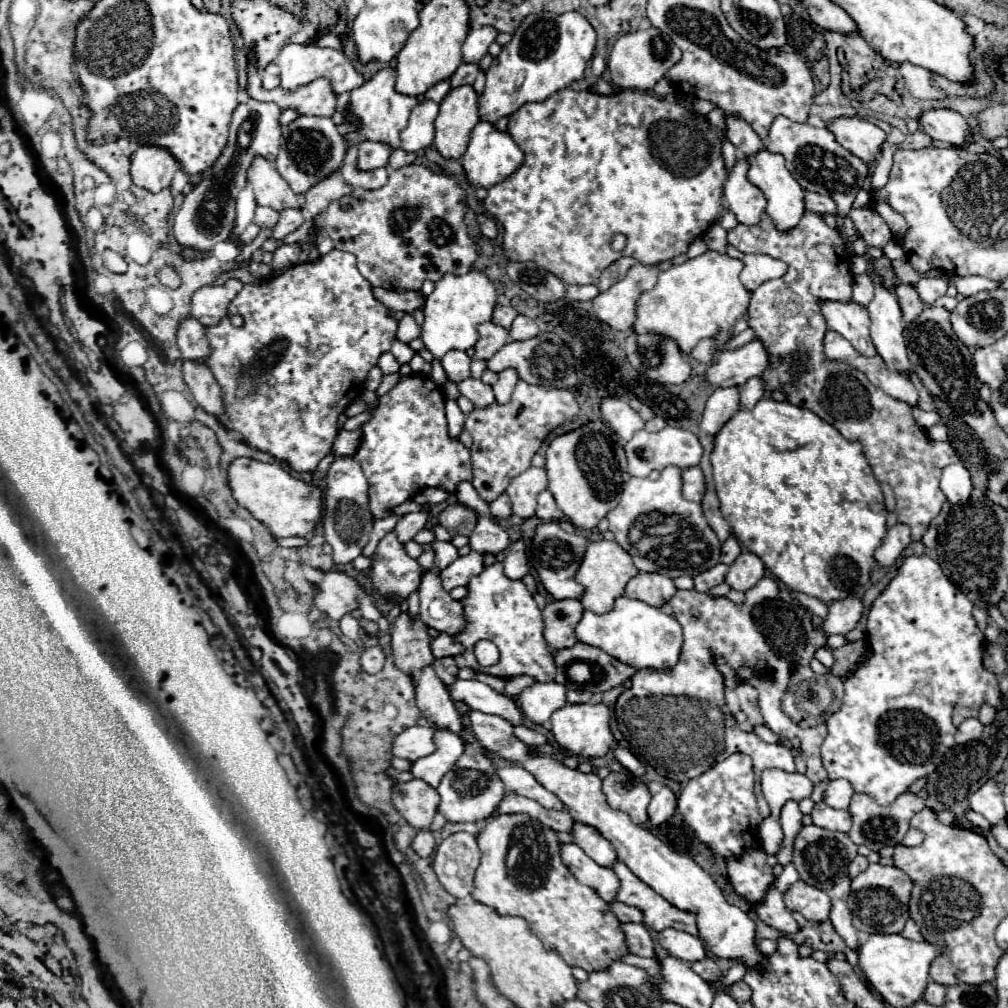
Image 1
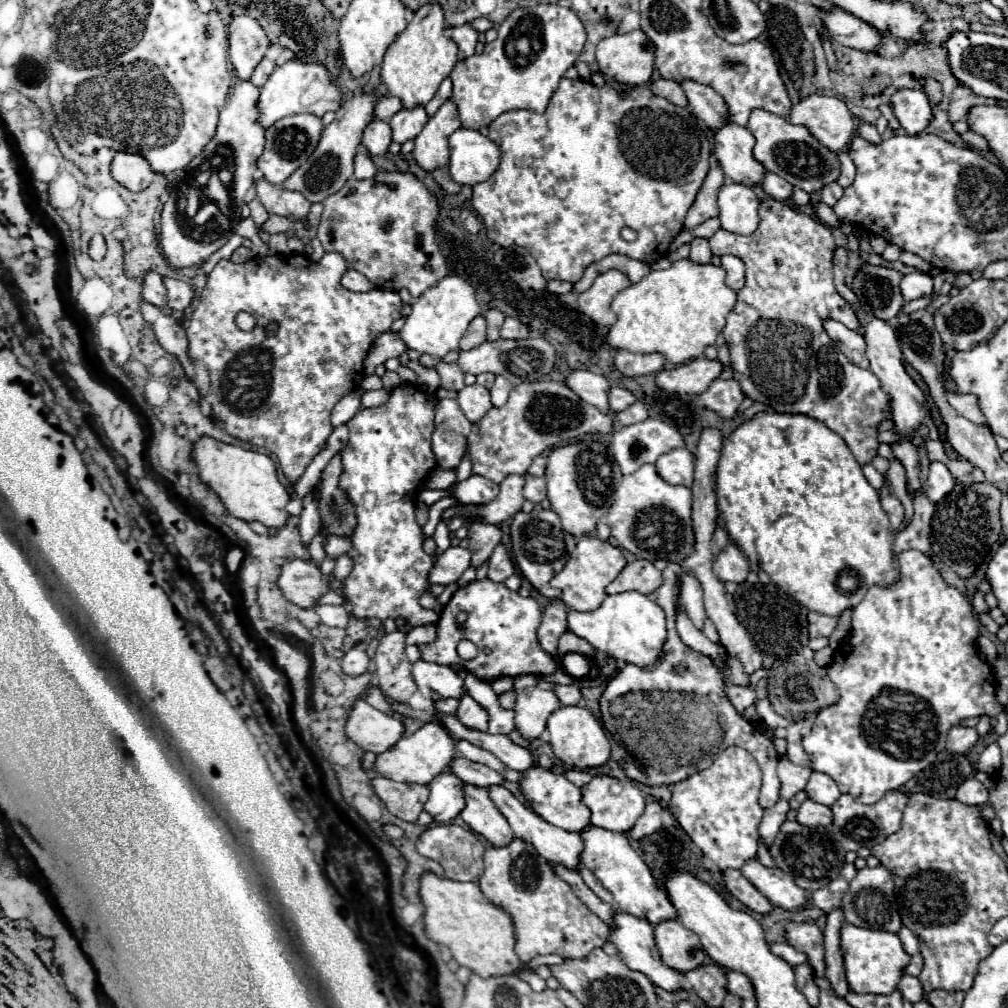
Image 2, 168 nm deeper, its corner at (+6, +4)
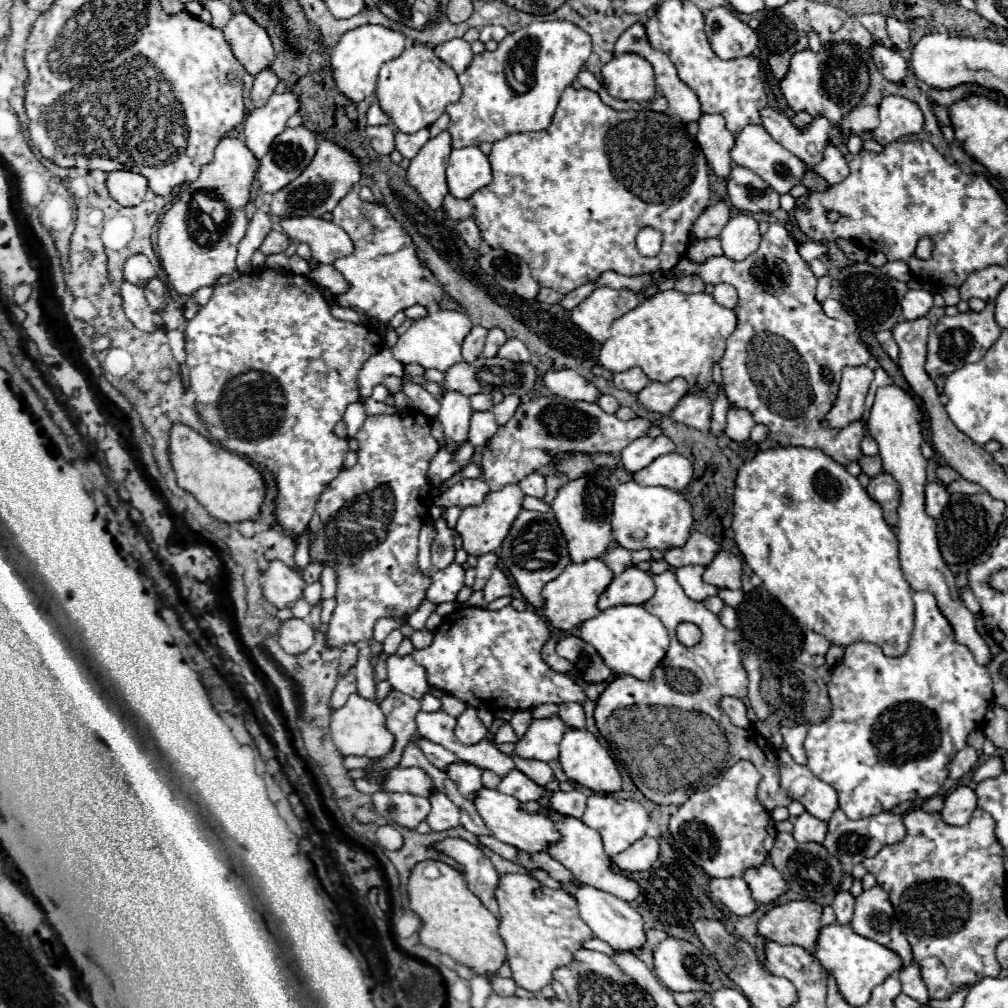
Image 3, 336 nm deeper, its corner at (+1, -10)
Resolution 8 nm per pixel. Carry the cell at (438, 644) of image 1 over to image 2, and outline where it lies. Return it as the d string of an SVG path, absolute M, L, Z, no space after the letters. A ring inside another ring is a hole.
M425 624L425 626L417 626L417 628L409 630L407 644L409 646L423 646L423 644L431 644L435 638L437 638L437 626Z

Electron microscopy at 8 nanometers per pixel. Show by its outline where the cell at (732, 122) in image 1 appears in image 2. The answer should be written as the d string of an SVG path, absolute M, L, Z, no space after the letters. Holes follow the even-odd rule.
M691 80L683 82L683 90L687 94L691 110L711 128L719 130L727 122L731 122L731 114L727 108L727 102L719 92L715 92L711 86L695 84Z

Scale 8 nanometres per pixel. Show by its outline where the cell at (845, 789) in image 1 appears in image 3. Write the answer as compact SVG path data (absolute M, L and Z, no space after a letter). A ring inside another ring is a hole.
M780 748L778 752L778 764L780 764L780 778L782 788L790 794L792 800L798 800L804 810L818 820L828 820L836 806L836 790L816 778L808 766L796 764L786 748Z

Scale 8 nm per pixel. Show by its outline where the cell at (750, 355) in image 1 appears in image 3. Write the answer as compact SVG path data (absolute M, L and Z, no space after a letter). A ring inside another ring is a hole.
M674 378L666 384L662 382L650 382L646 388L642 388L636 398L642 408L648 412L658 412L658 414L668 414L676 402L686 396L686 382L684 378Z

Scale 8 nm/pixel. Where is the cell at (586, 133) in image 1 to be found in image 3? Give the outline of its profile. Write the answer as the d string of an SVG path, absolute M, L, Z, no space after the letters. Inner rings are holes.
M568 86L564 90L562 98L560 98L560 104L556 108L556 114L554 114L554 120L552 120L550 128L546 128L544 132L516 134L516 136L508 136L500 142L494 142L488 160L490 160L490 166L492 166L492 182L472 194L474 208L476 208L474 218L476 218L476 224L480 228L482 240L488 242L492 248L502 248L502 250L522 258L530 266L530 274L540 286L552 288L560 294L572 292L580 284L594 282L606 270L616 270L620 274L642 274L642 272L648 272L648 270L670 270L686 254L692 224L706 210L706 206L710 202L710 184L708 184L706 158L704 158L704 154L700 154L700 148L696 146L696 140L682 128L682 124L678 124L670 116L658 114L658 112L614 110L614 108L606 106L600 100L598 92L592 92L592 90L586 90L586 88L574 90L572 86ZM646 226L658 228L664 234L662 250L654 258L644 258L636 250L636 234Z

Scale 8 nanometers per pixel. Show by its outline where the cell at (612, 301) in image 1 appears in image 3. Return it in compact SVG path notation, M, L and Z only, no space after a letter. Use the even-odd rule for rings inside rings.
M596 288L586 300L582 300L570 312L570 318L590 338L606 342L610 338L610 324L616 318L628 314L638 304L640 304L638 294L630 290Z

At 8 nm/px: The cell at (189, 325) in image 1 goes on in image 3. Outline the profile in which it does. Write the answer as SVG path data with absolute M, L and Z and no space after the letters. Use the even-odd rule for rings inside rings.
M134 254L130 256L124 266L122 266L122 272L124 276L130 280L130 282L136 282L136 286L144 286L144 282L148 278L154 278L156 276L156 270L152 268L150 260L144 256L144 254Z

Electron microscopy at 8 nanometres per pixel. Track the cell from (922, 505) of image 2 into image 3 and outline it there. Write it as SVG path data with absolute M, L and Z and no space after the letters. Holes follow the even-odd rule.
M884 386L878 388L874 404L870 408L868 416L868 432L876 440L880 448L880 458L884 464L884 470L888 470L896 482L900 484L900 506L898 506L898 548L900 548L900 566L904 570L906 580L910 586L918 592L930 592L936 598L936 604L944 618L950 622L954 630L954 640L958 644L968 646L974 660L984 666L992 654L982 640L982 636L976 632L974 616L972 612L960 602L958 598L958 586L954 580L954 574L950 572L948 564L944 562L938 540L936 540L936 522L928 518L924 510L924 486L926 486L926 458L920 452L922 444L922 432L920 424L922 414L916 406L916 402L896 386Z

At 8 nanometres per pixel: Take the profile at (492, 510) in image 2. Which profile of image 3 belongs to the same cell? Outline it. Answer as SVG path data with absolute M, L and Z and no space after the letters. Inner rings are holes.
M508 484L500 490L488 492L484 502L478 506L466 506L456 522L456 532L462 538L462 548L472 556L482 556L486 552L496 552L506 538L512 522L516 520L516 514L522 510L524 492L518 484Z

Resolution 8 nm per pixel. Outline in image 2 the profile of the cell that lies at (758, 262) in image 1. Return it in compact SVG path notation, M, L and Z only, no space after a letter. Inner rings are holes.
M723 256L721 258L721 266L727 268L727 286L733 288L735 292L739 292L745 284L745 264L739 256Z

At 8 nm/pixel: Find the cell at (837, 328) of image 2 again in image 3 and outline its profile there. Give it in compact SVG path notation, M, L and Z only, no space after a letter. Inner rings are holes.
M866 366L862 368L844 368L838 396L832 408L822 418L824 428L844 428L864 414L864 398L874 380L874 372Z

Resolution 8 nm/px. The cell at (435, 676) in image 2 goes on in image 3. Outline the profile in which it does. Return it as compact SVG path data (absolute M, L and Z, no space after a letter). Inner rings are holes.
M392 654L388 656L388 682L392 684L394 690L408 694L412 698L422 698L430 686L426 682L424 668L418 666L412 656L398 656Z

